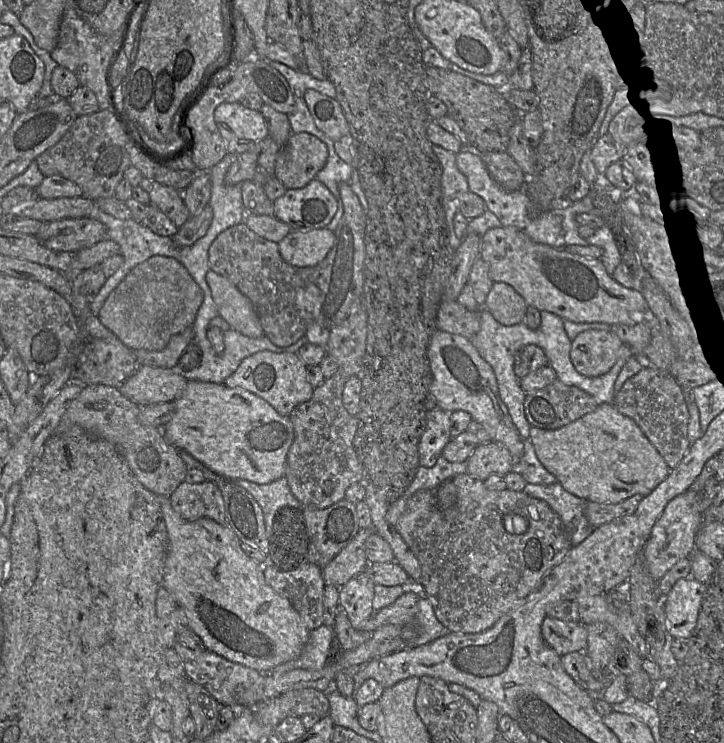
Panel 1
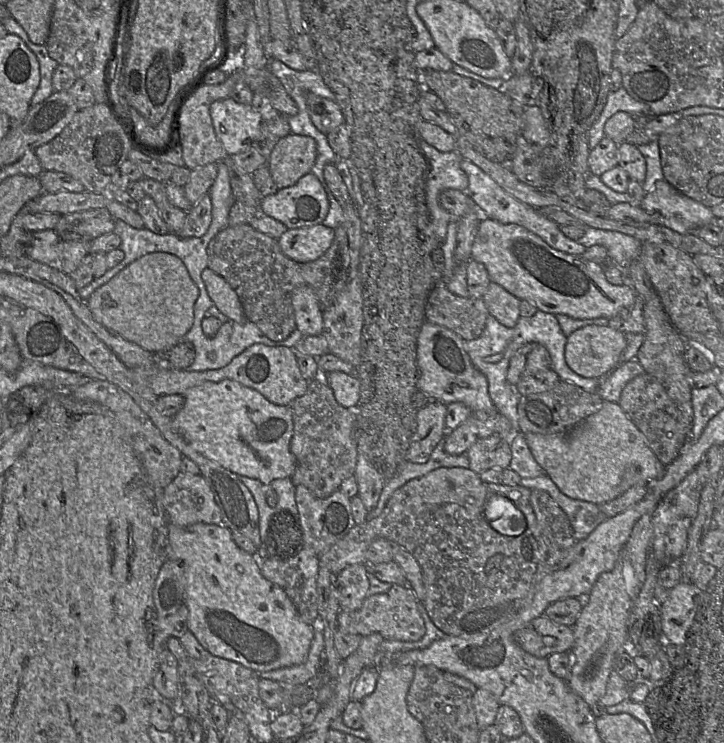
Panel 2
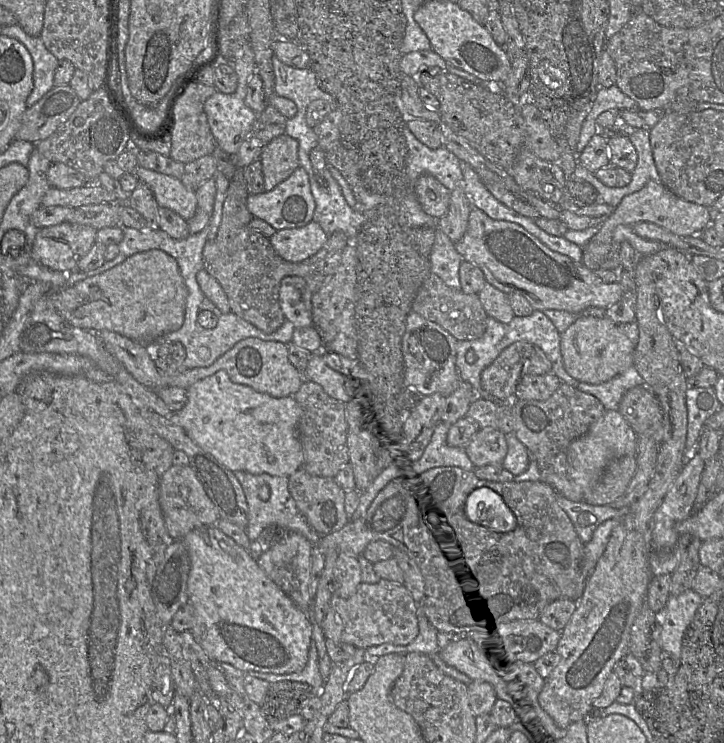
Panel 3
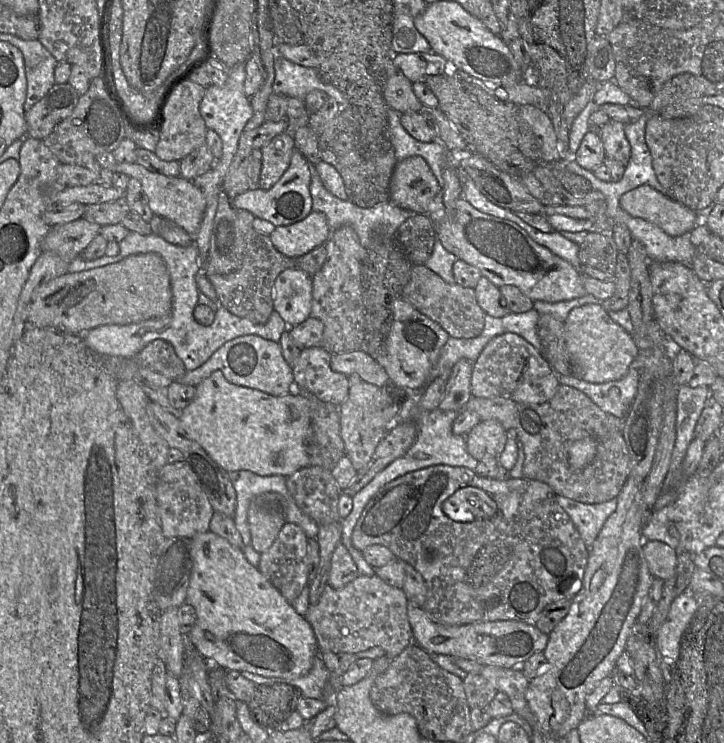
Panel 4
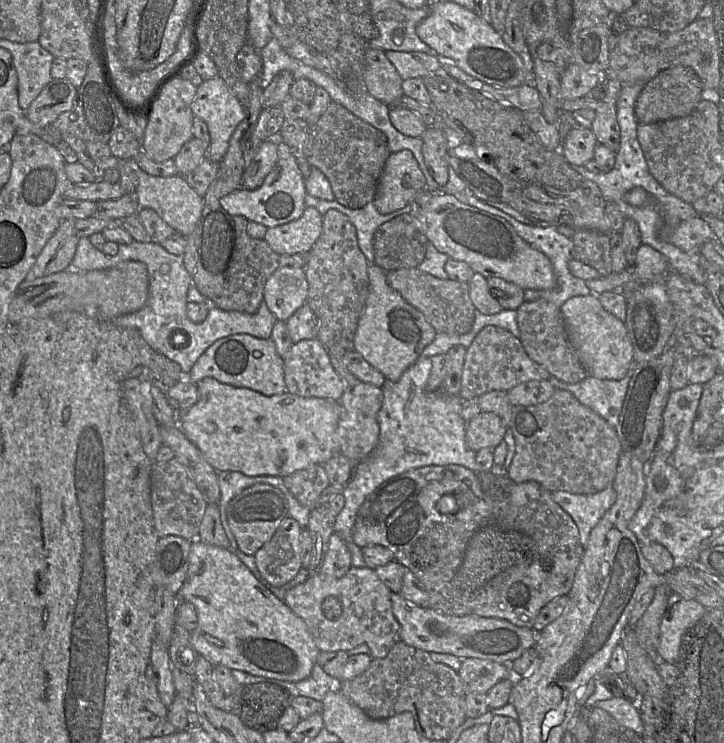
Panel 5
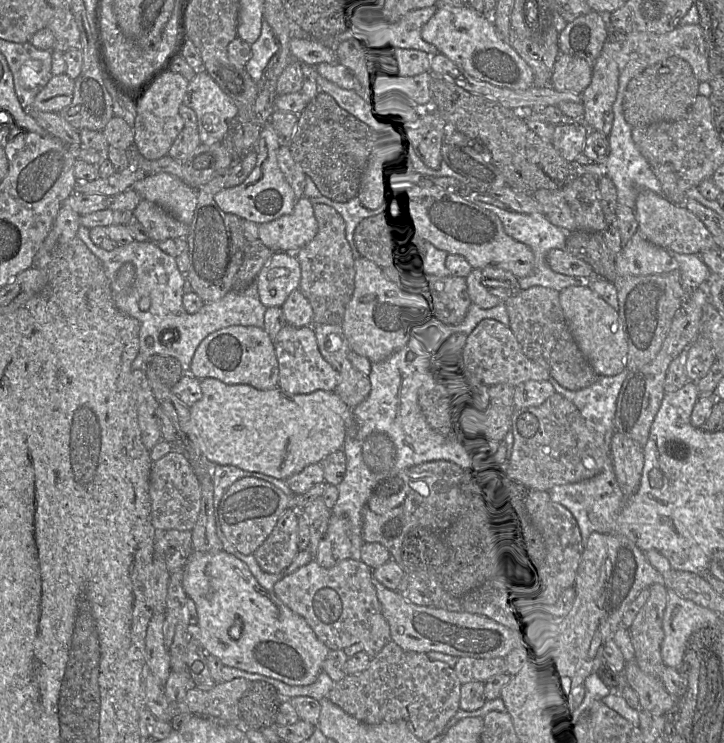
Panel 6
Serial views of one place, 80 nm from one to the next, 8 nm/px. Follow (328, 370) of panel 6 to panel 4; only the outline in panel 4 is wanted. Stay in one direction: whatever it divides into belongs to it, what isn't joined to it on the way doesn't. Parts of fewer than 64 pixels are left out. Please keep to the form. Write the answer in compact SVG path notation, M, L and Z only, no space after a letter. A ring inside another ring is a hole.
M322 346L302 349L292 365L294 385L300 393L312 394L323 402L339 406L348 397L349 380L332 370L331 355Z

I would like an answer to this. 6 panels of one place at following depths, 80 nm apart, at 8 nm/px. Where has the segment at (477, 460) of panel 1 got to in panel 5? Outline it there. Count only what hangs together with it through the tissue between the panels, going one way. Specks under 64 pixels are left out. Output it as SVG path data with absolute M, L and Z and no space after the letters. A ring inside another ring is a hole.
M479 412L468 422L466 443L475 452L486 447L495 448L503 441L506 429L498 415Z

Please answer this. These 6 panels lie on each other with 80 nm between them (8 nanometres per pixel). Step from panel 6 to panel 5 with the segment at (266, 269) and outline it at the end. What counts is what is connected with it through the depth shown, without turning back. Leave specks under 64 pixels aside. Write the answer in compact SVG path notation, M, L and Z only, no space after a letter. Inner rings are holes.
M279 268L264 287L264 303L278 320L284 322L307 303L307 297L308 282L302 268Z

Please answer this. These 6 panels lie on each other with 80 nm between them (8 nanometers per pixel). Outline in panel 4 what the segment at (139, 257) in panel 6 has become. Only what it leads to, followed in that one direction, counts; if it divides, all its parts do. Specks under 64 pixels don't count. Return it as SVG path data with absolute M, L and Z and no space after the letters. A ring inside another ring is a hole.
M129 232L119 244L119 254L113 257L103 256L96 260L85 260L82 255L77 256L68 266L68 272L76 273L118 263L123 259L137 254L155 253L165 262L170 274L172 289L172 309L169 315L153 318L127 325L104 325L94 328L82 335L86 345L96 353L108 356L134 358L146 345L162 340L170 343L177 356L183 362L186 371L192 371L203 365L210 356L226 342L244 335L256 335L266 340L279 343L281 335L288 328L287 323L273 311L263 324L254 323L248 319L238 317L220 306L215 312L214 322L210 326L202 326L194 318L194 309L198 305L199 289L196 275L201 271L201 255L194 238L188 246L178 246L164 240L160 235L141 235Z

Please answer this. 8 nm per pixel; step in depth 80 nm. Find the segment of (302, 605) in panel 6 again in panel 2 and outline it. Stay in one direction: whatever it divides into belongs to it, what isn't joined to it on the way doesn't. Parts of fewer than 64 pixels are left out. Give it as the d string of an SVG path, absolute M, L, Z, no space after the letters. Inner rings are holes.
M395 585L385 593L368 595L357 610L340 609L337 630L363 637L379 633L384 640L419 641L425 634L425 625L419 612L419 601L408 585Z

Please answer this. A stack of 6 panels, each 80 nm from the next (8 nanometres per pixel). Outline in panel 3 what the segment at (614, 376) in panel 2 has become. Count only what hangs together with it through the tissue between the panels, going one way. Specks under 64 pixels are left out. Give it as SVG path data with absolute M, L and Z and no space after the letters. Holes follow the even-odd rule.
M634 365L607 382L593 385L578 383L575 388L597 398L605 410L619 410L624 394L631 388L644 385L644 380Z

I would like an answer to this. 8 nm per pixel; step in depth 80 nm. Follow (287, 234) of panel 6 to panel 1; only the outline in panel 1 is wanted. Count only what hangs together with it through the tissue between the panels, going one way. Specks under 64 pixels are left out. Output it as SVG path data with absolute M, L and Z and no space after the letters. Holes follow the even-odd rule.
M327 227L307 231L291 230L279 243L282 258L297 267L319 264L335 242L334 231Z

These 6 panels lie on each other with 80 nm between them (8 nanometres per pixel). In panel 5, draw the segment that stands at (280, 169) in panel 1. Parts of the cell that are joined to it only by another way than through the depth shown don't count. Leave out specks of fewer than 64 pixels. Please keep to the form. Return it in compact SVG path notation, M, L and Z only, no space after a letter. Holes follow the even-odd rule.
M275 139L263 141L242 176L242 188L254 190L259 188L266 177L276 169L279 142Z

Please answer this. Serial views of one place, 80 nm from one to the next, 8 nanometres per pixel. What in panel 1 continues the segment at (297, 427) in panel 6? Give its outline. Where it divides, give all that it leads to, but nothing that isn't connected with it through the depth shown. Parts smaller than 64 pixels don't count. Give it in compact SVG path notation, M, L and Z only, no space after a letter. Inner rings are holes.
M192 380L174 402L174 414L162 434L175 448L187 451L229 480L268 484L285 476L287 454L294 440L293 426L289 417L280 415L264 399L244 388Z

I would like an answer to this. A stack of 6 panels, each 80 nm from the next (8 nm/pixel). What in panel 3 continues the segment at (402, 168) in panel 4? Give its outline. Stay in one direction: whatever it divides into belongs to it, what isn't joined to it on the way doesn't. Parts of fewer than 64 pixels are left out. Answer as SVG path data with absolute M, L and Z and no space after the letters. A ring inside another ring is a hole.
M422 174L414 185L414 192L423 211L439 219L449 208L451 190L442 185L434 176Z

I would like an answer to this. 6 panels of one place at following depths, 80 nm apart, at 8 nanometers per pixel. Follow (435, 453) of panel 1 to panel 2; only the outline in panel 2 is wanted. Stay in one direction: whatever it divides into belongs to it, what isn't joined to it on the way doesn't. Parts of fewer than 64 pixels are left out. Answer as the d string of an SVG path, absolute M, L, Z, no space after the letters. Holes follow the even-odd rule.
M433 400L417 411L417 429L405 455L407 462L423 464L449 431L445 425L446 405Z

